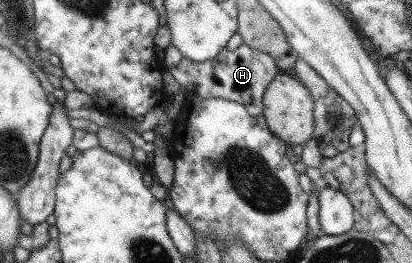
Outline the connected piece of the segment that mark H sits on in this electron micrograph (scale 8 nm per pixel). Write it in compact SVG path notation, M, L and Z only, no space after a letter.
M242 44L235 50L224 48L215 59L202 63L183 57L178 66L174 66L171 74L181 87L187 90L189 97L195 96L201 99L220 97L220 99L236 101L247 106L248 113L256 117L263 115L263 96L268 85L271 85L271 81L282 72L271 54Z

